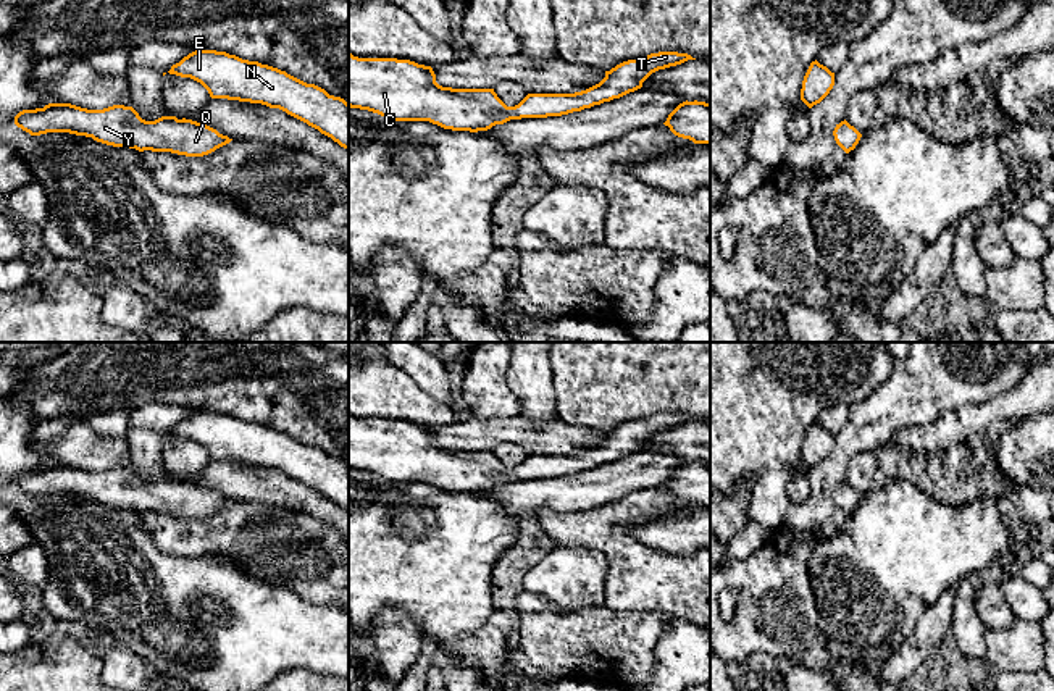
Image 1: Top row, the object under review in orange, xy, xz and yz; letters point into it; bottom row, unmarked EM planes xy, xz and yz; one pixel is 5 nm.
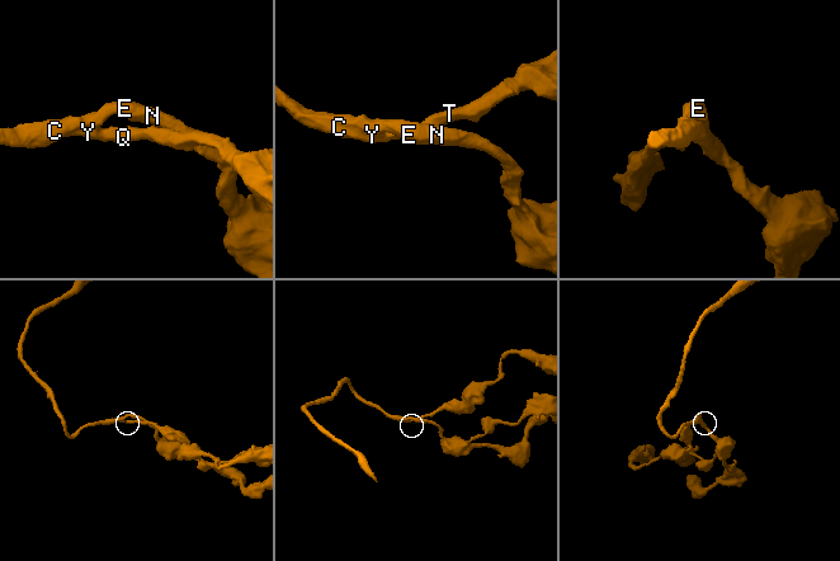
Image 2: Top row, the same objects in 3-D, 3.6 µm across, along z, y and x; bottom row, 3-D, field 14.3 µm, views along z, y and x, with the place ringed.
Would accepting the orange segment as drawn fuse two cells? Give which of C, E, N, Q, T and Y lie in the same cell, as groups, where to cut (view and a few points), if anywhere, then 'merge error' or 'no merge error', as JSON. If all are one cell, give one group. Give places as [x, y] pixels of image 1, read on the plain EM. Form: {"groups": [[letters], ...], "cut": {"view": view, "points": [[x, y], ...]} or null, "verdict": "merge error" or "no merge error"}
{"groups": [["C", "E", "N", "Q", "T", "Y"]], "cut": null, "verdict": "no merge error"}

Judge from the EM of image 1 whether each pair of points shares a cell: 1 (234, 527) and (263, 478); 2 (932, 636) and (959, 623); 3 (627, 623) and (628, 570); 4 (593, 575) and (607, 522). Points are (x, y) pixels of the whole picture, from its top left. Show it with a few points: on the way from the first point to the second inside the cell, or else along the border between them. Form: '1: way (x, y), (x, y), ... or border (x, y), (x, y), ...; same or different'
1: border (233, 501), (255, 501), (286, 509); different
2: border (959, 591), (948, 628); different
3: border (606, 604), (617, 611), (660, 611), (664, 614); different
4: border (562, 544), (598, 549), (607, 562), (606, 588); different

